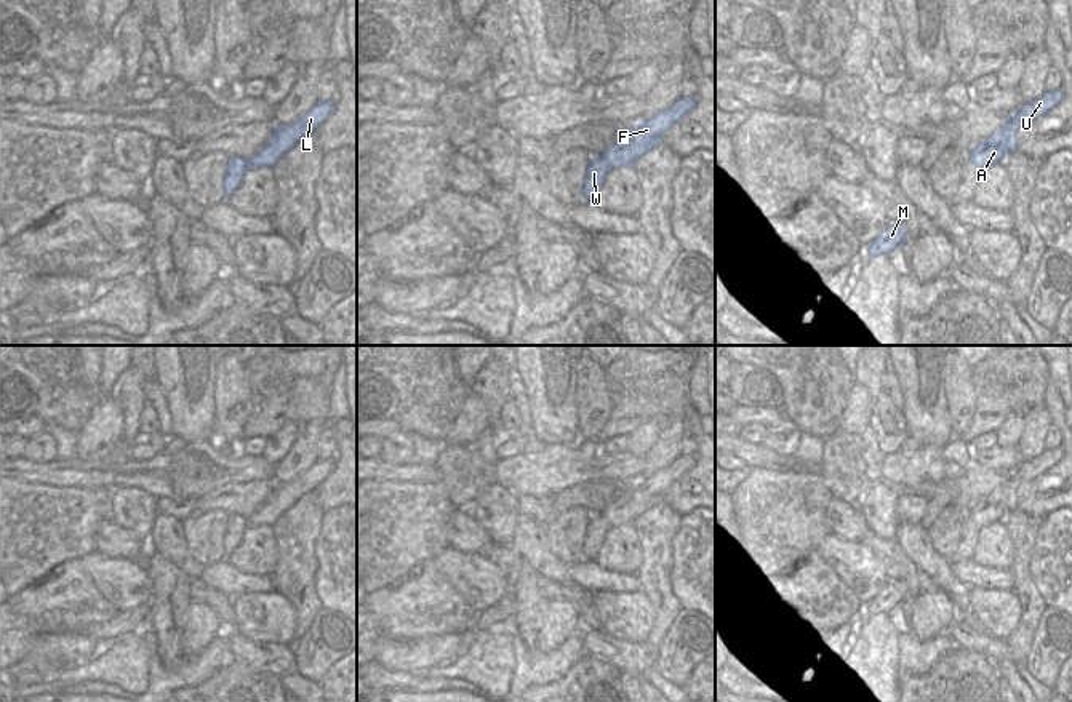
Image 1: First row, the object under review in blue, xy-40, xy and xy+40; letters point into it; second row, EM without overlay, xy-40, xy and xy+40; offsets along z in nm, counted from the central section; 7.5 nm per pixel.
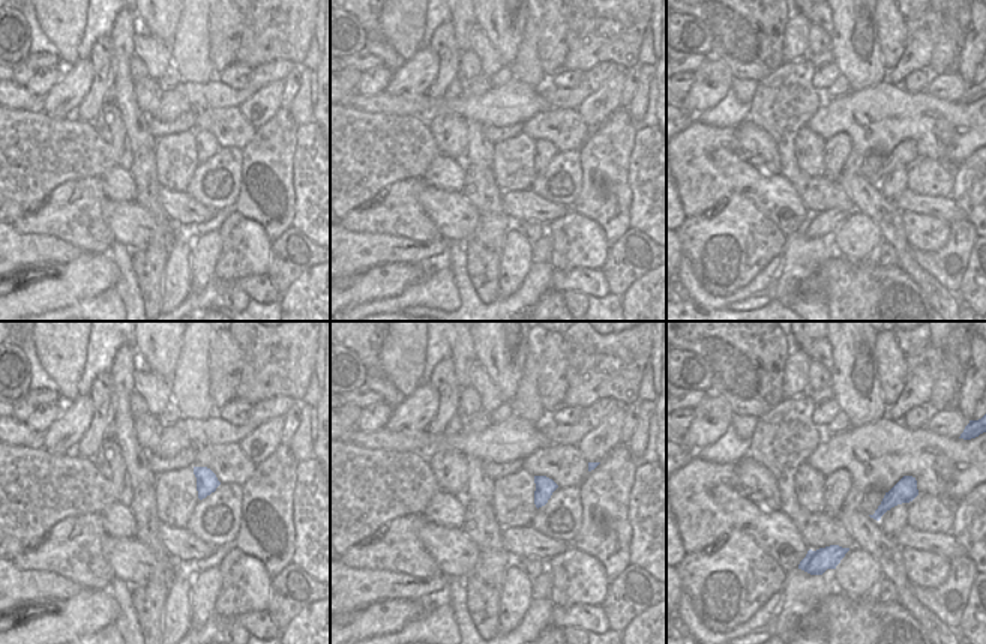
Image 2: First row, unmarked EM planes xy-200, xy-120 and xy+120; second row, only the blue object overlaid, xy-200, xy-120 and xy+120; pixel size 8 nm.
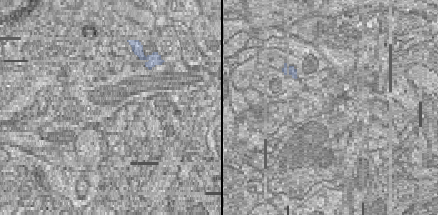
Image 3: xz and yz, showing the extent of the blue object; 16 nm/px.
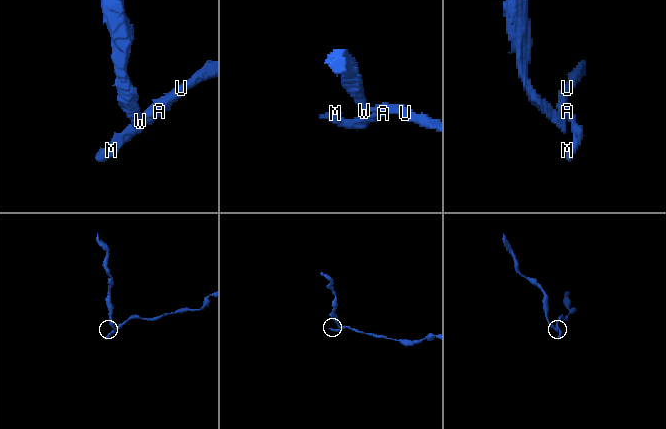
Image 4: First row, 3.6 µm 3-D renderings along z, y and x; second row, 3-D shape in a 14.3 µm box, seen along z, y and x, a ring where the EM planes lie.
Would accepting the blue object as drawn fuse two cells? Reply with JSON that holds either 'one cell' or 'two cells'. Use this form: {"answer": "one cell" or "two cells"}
{"answer": "two cells"}

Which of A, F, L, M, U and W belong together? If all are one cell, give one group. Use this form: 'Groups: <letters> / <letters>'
Groups: A F L M U / W

